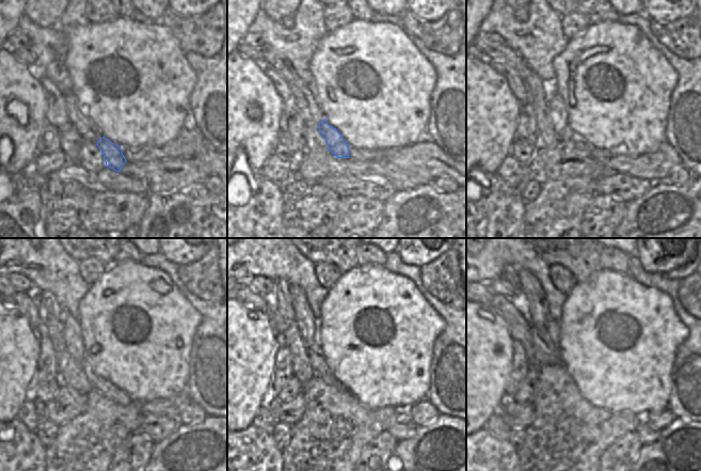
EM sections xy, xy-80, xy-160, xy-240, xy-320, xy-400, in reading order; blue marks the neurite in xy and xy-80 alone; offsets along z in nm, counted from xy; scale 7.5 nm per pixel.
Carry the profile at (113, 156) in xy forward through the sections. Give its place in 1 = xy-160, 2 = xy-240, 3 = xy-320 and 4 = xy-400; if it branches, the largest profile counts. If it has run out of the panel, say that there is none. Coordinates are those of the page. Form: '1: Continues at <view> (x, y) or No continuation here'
1: Continues at xy-160 (557, 111)
2: Continues at xy-240 (72, 332)
3: Continues at xy-320 (307, 325)
4: Continues at xy-400 (529, 285)

